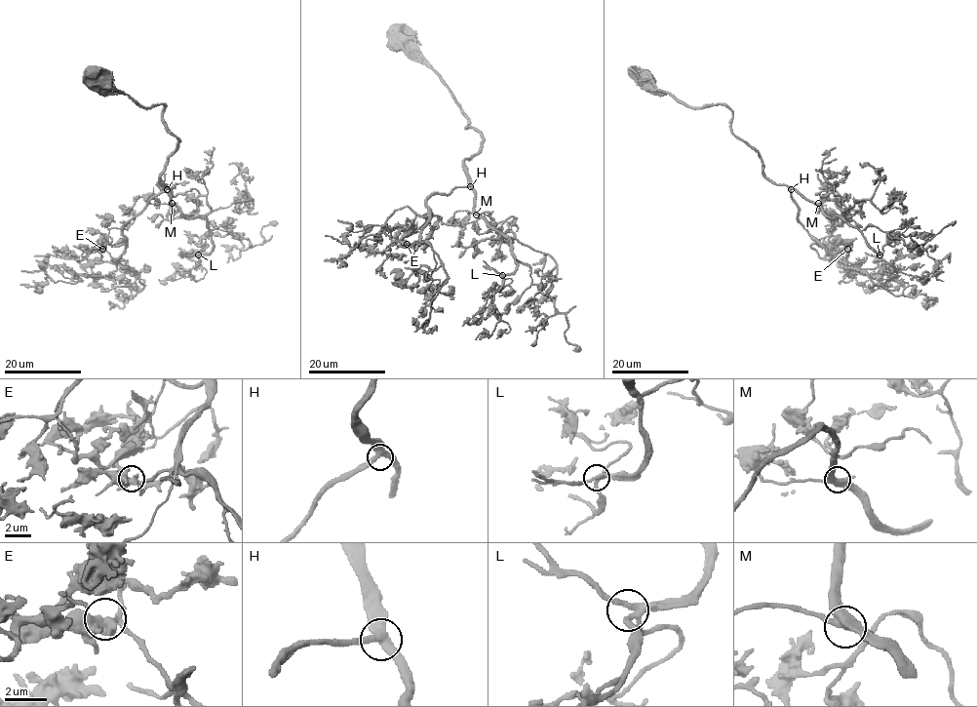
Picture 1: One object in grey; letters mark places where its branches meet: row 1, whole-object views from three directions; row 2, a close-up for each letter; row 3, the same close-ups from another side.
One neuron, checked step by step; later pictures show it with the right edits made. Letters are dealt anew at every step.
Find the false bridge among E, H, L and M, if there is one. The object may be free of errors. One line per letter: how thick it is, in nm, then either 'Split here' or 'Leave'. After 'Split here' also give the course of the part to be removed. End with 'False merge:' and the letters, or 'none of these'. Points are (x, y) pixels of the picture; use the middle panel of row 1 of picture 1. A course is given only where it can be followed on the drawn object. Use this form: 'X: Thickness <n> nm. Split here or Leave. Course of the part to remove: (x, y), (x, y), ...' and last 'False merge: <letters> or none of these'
E: Thickness 480 nm. Leave
H: Thickness 400 nm. Leave
L: Thickness 280 nm. Leave
M: Thickness 400 nm. Leave
False merge: none of these

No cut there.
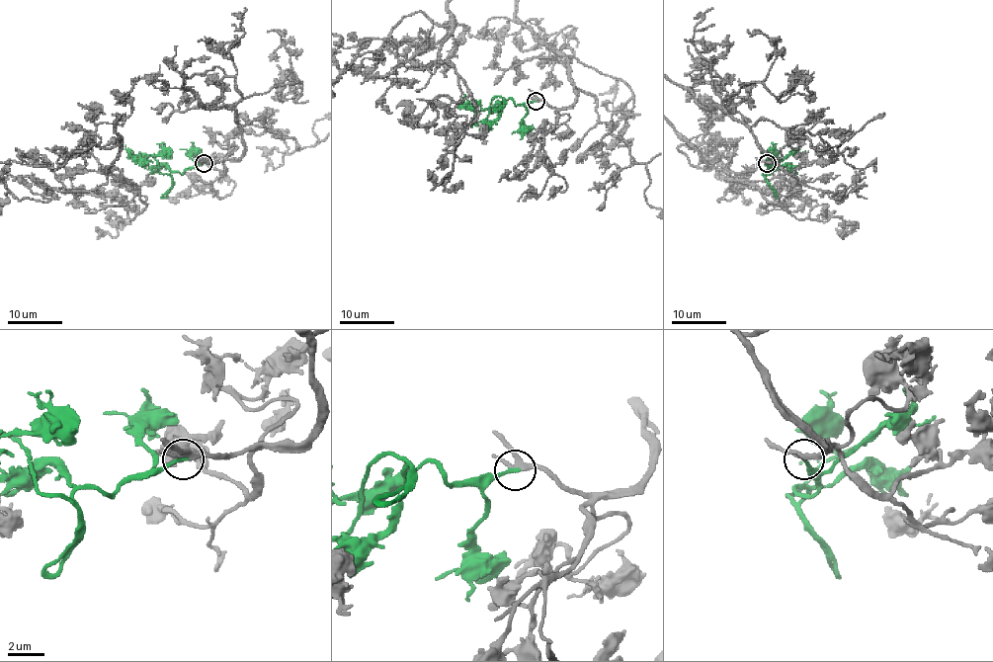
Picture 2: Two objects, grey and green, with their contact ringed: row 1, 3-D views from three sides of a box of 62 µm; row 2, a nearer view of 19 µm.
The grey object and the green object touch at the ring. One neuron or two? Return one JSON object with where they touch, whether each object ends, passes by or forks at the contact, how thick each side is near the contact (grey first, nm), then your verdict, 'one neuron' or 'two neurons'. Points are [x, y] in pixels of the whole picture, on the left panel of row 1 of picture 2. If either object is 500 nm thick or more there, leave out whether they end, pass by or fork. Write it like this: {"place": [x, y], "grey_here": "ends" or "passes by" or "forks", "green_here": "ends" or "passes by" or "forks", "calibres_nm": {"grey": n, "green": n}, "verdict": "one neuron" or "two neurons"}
{"place": [204, 163], "grey_here": "forks", "green_here": "ends", "calibres_nm": {"grey": 200, "green": 200}, "verdict": "one neuron"}

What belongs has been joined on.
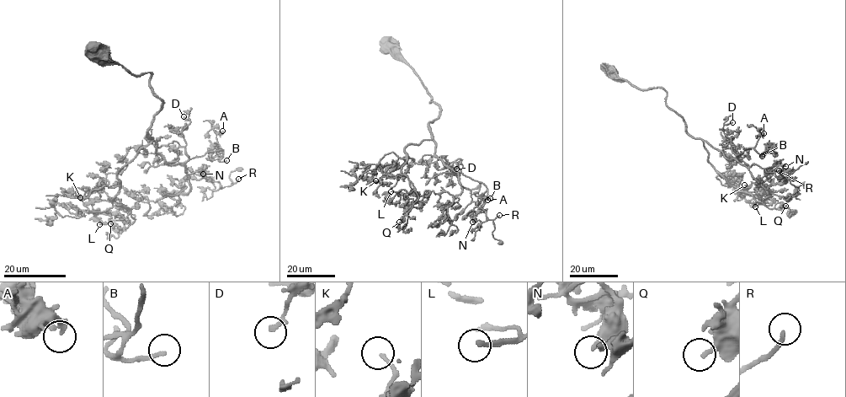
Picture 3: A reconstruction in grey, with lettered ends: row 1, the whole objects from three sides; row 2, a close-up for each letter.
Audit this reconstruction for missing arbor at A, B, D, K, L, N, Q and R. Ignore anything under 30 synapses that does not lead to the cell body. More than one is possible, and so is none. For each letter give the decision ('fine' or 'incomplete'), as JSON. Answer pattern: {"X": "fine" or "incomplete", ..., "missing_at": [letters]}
{"A": "fine", "B": "fine", "D": "fine", "K": "fine", "L": "incomplete", "N": "fine", "Q": "fine", "R": "incomplete", "missing_at": ["L", "R"]}

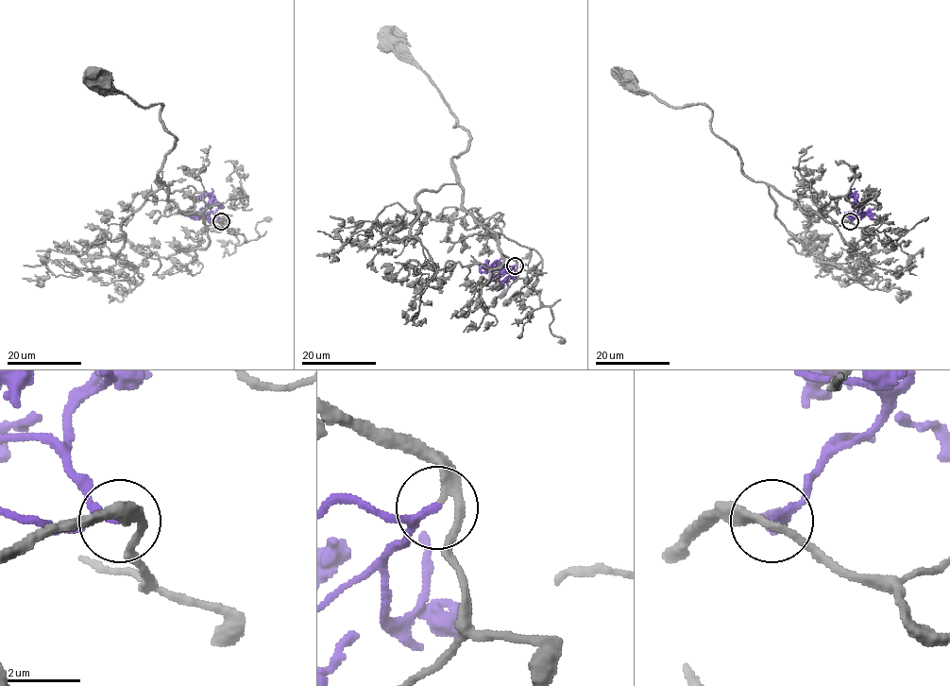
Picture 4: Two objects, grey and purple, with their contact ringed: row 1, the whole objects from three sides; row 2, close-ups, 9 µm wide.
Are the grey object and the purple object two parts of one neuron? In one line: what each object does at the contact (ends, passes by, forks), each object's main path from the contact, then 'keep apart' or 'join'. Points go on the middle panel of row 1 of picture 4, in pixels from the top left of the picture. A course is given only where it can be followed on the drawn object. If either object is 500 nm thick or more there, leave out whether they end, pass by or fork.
grey passes by; purple passes by; course grey (515, 265), (496, 234), (462, 206), (452, 160), (467, 147), (469, 134), (454, 127), (434, 83), (389, 42); course purple (515, 265), (510, 276), (514, 274), (513, 267), (506, 272), (500, 265), (491, 264); join

